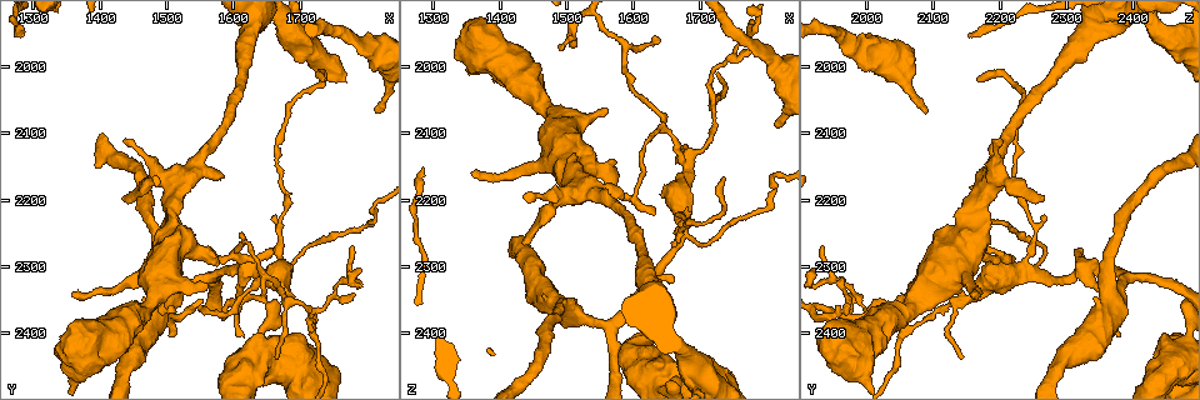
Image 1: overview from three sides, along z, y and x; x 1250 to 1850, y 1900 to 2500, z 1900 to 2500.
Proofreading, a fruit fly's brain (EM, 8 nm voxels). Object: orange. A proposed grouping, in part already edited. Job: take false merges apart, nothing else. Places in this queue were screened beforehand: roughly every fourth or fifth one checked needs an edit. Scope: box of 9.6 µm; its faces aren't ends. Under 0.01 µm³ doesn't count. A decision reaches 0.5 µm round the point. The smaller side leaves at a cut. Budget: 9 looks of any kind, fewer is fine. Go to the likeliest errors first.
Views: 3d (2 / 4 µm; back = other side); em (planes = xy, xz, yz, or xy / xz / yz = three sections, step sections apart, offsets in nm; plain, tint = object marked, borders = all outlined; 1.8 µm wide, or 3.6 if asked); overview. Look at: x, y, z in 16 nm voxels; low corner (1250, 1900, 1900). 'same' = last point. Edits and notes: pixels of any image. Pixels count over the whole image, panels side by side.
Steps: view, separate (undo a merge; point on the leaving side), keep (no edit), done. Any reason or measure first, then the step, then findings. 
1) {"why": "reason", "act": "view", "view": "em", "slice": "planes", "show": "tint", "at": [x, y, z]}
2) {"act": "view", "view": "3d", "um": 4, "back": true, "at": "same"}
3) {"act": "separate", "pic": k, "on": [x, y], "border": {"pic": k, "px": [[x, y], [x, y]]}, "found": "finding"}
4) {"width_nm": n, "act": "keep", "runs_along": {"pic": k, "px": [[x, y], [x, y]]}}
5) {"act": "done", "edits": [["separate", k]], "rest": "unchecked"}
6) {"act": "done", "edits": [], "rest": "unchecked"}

{"why": "sharp bend", "act": "view", "view": "em", "slice": "planes", "show": "plain", "at": [1675, 2350, 2145]}

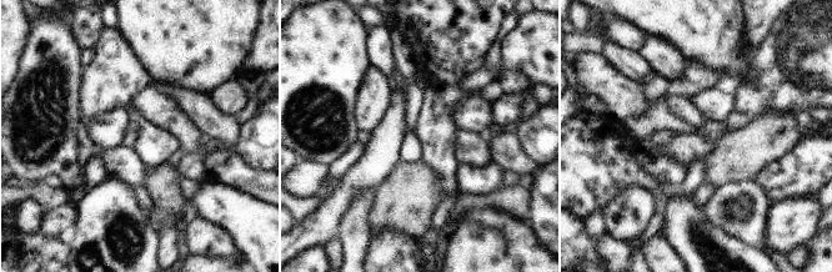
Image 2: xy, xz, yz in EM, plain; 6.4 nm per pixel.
{"why": "what lies round it", "act": "view", "view": "em", "slice": "planes", "show": "borders", "at": "same"}

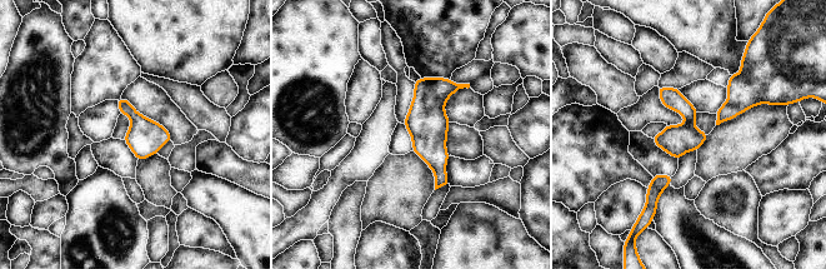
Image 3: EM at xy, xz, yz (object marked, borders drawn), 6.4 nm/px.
{"act": "keep", "found": "one neuron here"}

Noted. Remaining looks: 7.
{"why": "abrupt turn", "act": "view", "view": "em", "slice": "yz", "step": 8, "show": "tint", "at": [1710, 2265, 2265]}

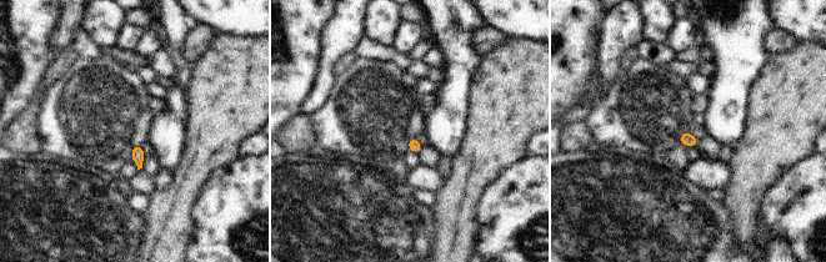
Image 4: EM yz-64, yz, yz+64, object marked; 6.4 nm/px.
{"width_nm": 80, "act": "keep", "found": "one neuron here"}

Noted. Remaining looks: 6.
{"why": "sudden change in width", "act": "view", "view": "em", "slice": "xz", "step": 8, "show": "tint", "at": [1600, 2285, 2195]}

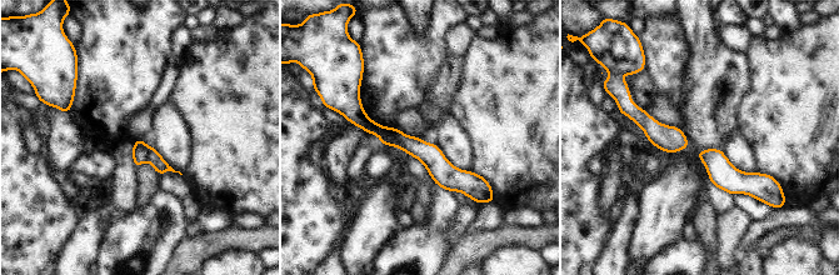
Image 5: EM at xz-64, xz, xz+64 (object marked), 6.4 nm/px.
{"width_nm": 120, "act": "separate", "pic": 5, "on": [139, 151], "border": {"pic": 5, "px": [[148, 146], [145, 160]]}, "found": "a second neuron is stuck on"}

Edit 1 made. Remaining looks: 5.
{"why": "thick turns thin", "act": "view", "view": "3d", "um": 2, "at": [1520, 2180, 2185]}

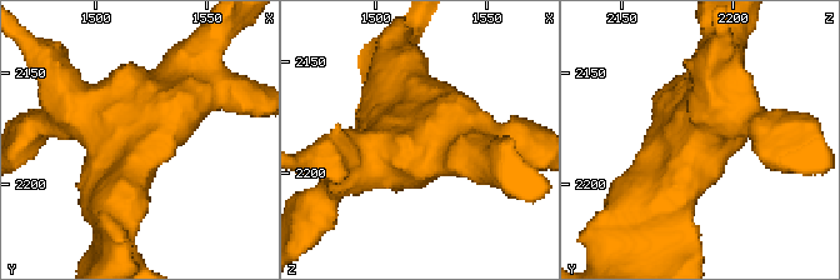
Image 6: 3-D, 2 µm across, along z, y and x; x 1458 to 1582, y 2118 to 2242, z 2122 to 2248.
{"why": "need the tissue", "act": "view", "view": "em", "slice": "xz", "step": 8, "show": "borders", "at": [1516, 2176, 2184]}

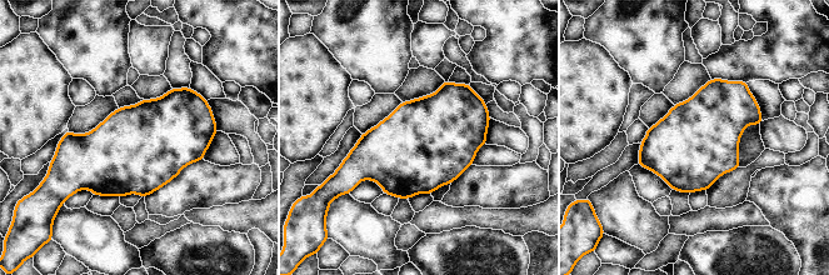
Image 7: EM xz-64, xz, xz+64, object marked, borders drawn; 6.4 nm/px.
{"act": "keep", "found": "one neuron here"}

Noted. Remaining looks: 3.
{"act": "done", "edits": [["separate", 5]], "rest": "unchecked"}

